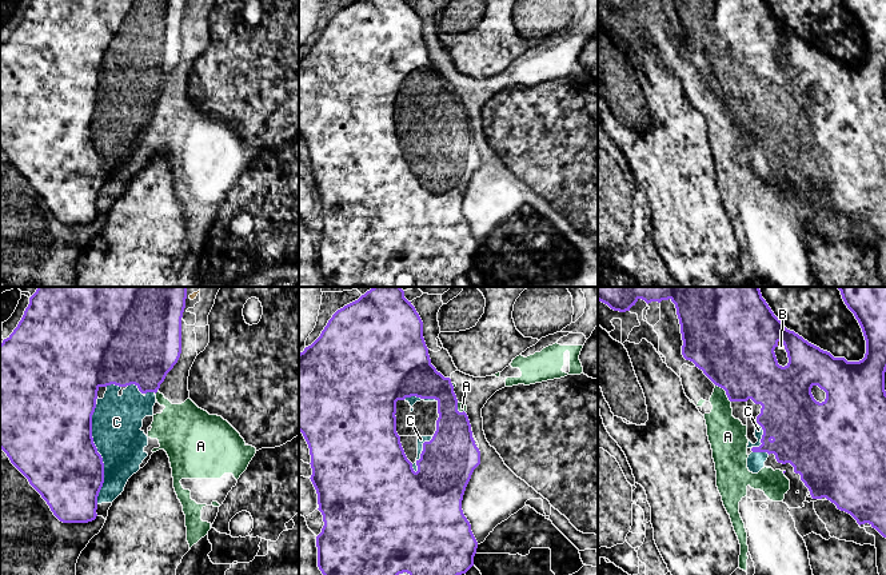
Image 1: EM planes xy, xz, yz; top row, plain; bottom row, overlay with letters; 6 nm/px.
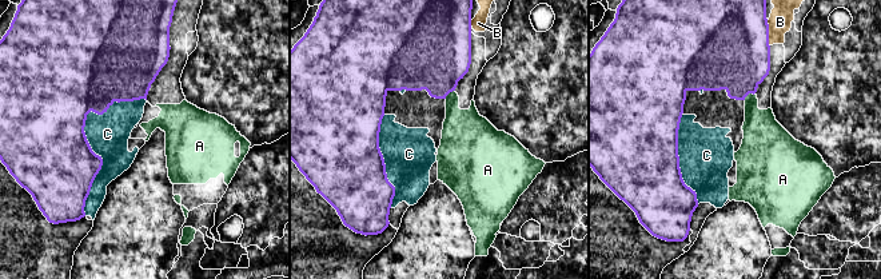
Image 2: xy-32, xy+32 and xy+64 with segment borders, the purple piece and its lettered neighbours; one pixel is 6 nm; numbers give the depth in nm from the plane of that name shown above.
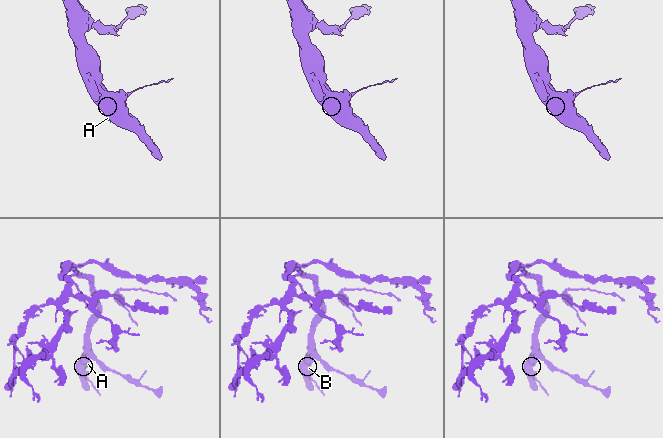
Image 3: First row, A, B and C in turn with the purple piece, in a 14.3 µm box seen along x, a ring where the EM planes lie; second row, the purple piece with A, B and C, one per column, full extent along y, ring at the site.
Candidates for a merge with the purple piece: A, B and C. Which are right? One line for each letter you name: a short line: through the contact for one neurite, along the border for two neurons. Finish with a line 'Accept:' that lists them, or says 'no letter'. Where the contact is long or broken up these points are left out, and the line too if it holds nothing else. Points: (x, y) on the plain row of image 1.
Accept: C

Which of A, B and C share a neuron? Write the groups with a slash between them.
A / B / C

